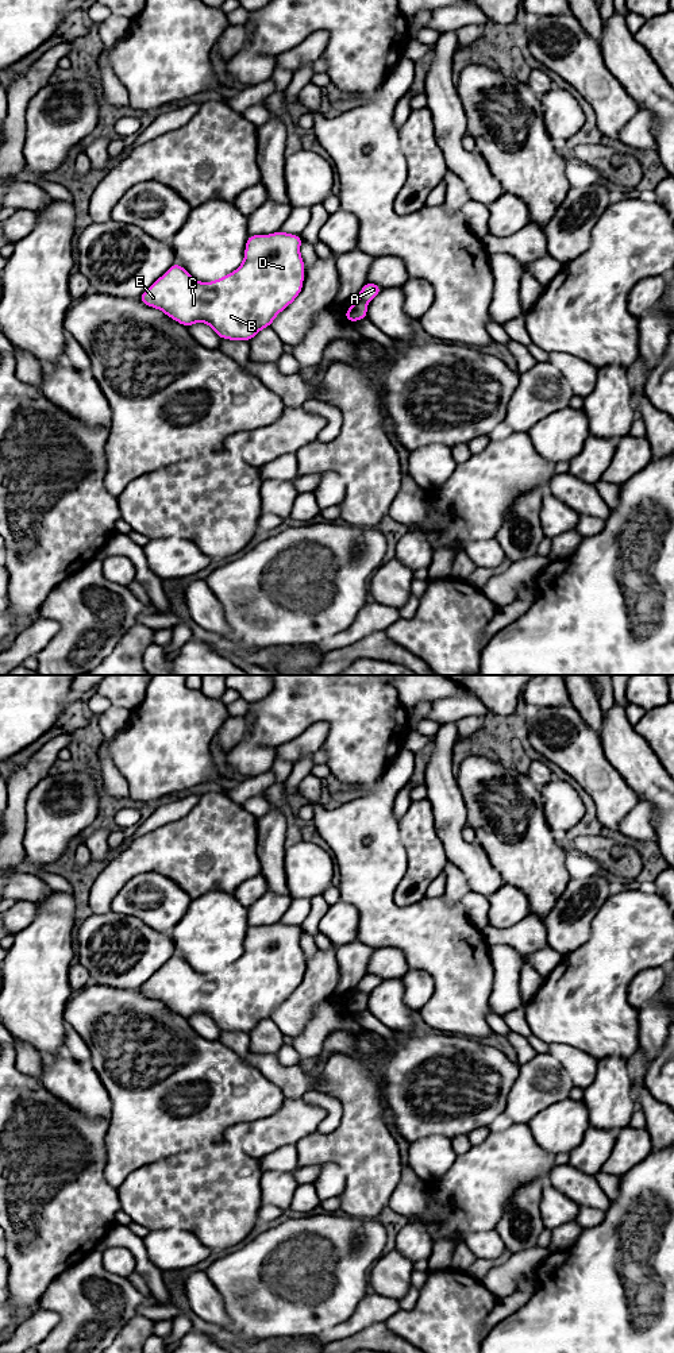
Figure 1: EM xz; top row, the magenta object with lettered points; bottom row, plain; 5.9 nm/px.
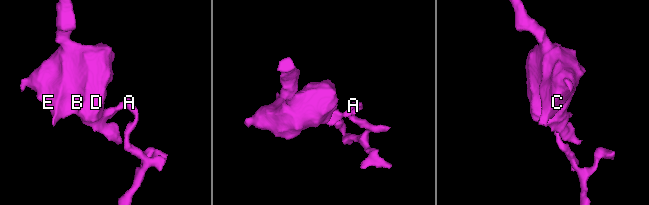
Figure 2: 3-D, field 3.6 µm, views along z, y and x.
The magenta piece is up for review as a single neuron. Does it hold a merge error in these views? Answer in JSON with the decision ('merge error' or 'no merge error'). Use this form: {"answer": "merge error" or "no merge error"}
{"answer": "merge error"}

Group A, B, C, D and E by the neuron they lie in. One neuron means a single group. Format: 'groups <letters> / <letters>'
groups A / B C D E

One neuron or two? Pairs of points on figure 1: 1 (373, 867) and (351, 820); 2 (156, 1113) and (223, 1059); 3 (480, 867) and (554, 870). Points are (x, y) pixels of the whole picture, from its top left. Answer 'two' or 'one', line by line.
1: one
2: one
3: two

